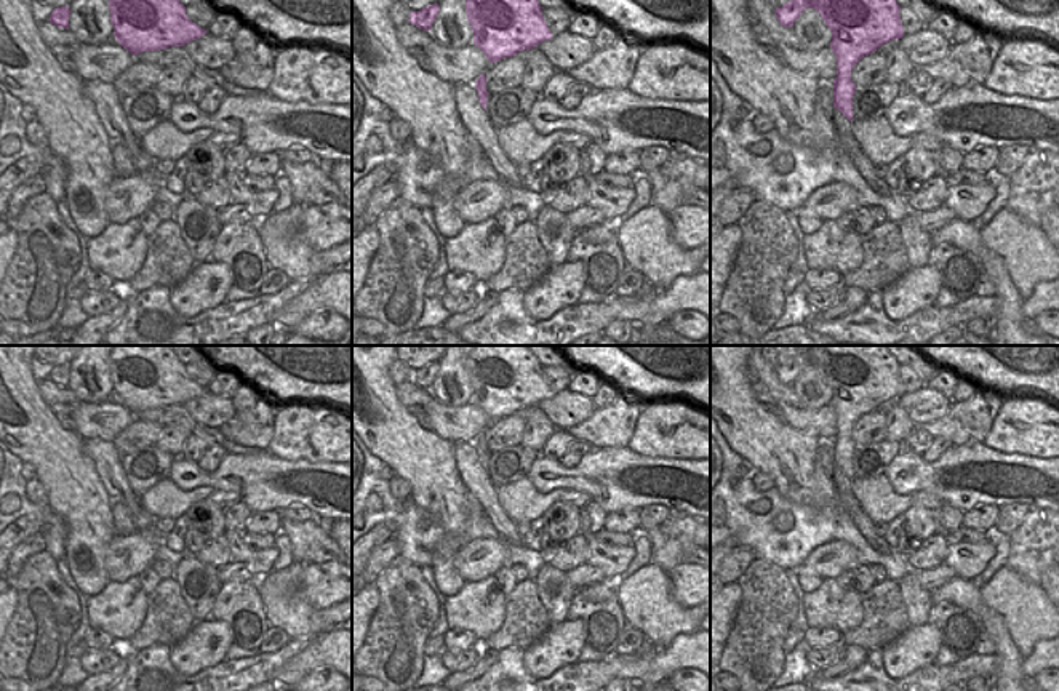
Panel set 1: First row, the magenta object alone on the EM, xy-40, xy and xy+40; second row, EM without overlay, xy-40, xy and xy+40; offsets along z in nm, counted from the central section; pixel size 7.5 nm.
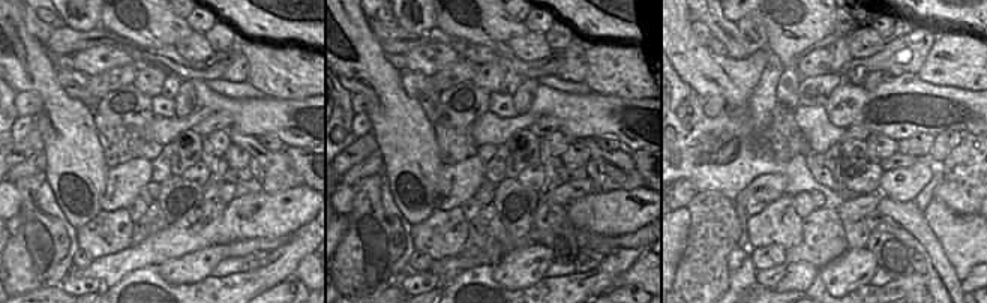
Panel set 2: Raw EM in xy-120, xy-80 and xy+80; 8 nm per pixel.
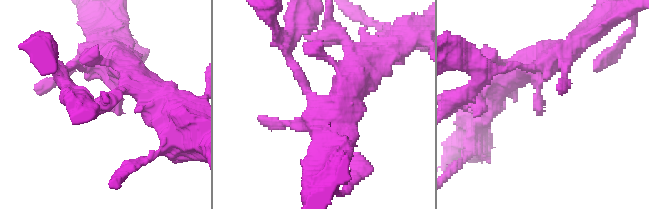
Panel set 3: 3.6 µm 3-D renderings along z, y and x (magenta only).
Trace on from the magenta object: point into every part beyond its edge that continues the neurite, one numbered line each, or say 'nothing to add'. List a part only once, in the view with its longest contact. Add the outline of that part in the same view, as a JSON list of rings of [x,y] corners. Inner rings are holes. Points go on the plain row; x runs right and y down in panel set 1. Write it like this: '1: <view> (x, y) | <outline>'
nothing to add

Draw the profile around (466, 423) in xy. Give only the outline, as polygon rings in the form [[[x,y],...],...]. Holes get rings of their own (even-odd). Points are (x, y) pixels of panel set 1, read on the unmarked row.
[[[432,398],[424,413],[429,416],[430,430],[451,441],[475,441],[491,424],[485,411],[474,401],[451,408]]]

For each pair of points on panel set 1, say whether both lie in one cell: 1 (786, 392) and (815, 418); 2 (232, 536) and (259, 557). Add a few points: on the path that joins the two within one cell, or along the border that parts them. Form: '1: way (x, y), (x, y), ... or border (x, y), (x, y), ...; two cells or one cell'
1: way (787, 402), (805, 418); one cell
2: way (235, 544), (251, 557); one cell

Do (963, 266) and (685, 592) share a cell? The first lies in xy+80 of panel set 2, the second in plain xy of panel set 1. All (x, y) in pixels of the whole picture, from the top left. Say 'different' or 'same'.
different

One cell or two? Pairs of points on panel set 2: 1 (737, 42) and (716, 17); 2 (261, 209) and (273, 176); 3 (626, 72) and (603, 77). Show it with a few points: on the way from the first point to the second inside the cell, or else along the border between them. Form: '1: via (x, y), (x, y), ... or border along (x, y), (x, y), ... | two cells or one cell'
1: via (734, 36), (722, 23) | one cell
2: border along (302, 185), (275, 192), (263, 192) | two cells
3: via (620, 72), (609, 72) | one cell

